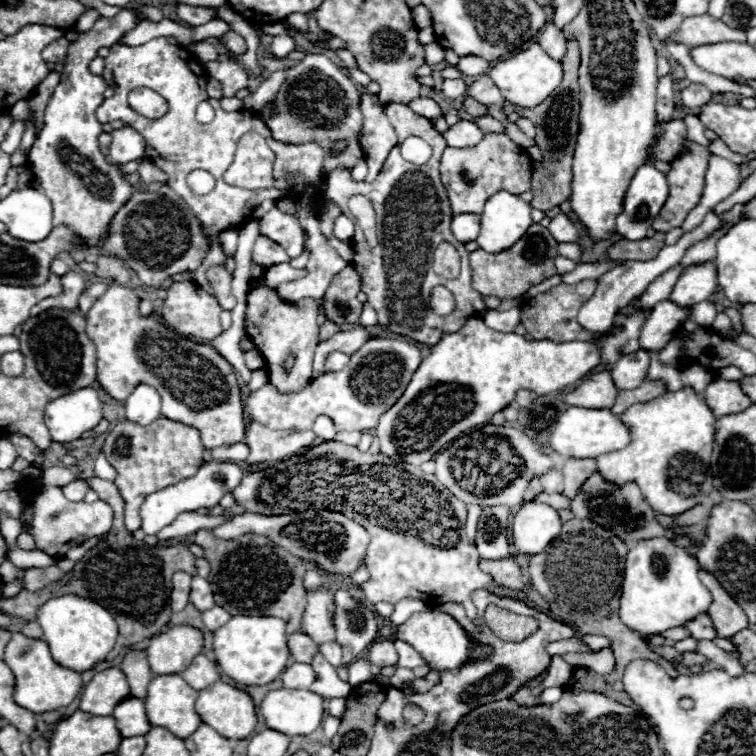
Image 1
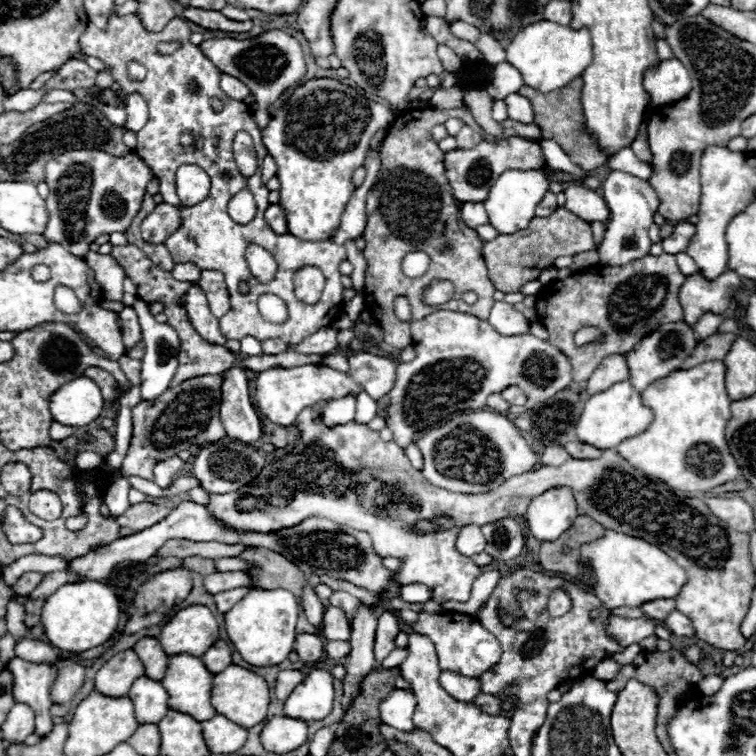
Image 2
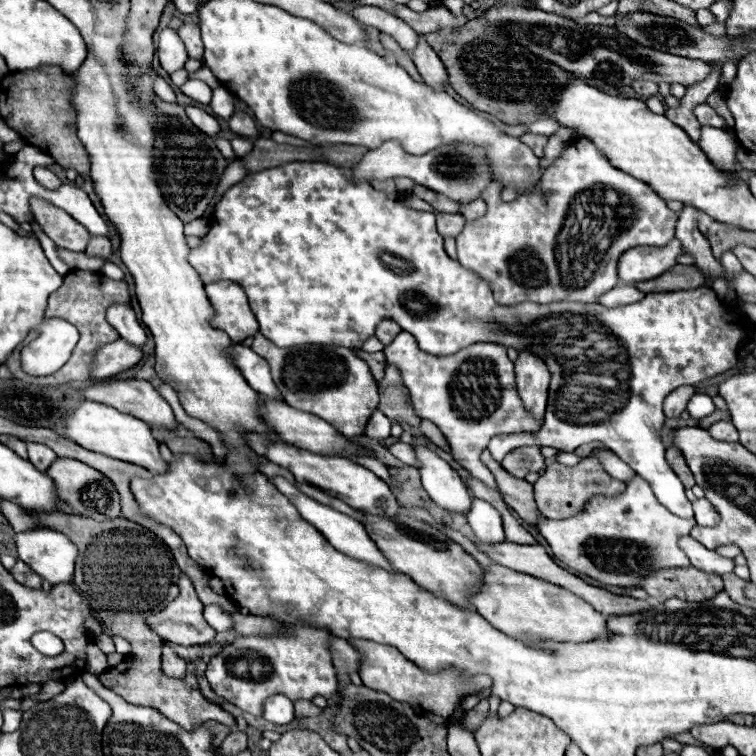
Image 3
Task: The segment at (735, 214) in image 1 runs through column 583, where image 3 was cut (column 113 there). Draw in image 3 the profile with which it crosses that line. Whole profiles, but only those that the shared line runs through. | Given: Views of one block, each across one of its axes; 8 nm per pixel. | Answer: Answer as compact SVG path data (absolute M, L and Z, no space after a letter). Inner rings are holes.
M112 306L110 310L108 310L108 322L118 330L118 334L128 342L128 344L132 344L132 346L136 346L136 348L144 348L146 346L146 340L148 340L148 336L146 336L146 332L144 332L144 328L138 324L138 320L136 320L136 314L134 314L134 310L132 308L128 308L128 306Z

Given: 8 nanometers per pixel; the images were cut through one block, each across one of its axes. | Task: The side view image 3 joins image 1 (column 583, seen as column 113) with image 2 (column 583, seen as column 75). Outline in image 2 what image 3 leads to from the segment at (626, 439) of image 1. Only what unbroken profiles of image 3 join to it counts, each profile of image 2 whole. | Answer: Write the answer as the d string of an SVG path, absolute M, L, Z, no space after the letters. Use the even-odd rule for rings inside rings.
M624 380L624 382L616 382L614 386L610 386L608 390L600 392L600 394L594 394L588 398L588 402L582 410L582 418L578 420L576 434L582 442L606 450L606 448L616 448L626 438L642 434L652 424L652 420L654 420L654 414L648 406L642 404L640 392L628 380Z

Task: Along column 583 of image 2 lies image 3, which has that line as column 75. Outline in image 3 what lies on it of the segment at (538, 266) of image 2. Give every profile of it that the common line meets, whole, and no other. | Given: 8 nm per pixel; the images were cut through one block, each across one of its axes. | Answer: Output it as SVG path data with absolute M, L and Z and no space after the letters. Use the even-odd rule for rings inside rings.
M32 198L30 208L34 214L34 220L42 226L46 236L54 240L56 246L66 248L70 252L84 252L86 250L86 246L90 242L90 234L70 214L52 206L50 202L46 202L42 198Z

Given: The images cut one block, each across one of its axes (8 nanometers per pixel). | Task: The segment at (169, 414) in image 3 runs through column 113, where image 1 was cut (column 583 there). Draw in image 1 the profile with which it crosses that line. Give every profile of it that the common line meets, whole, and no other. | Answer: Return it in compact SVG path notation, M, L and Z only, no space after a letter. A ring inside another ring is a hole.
M604 370L590 376L574 392L570 392L566 396L566 404L582 406L582 408L610 408L616 396L618 396L618 388L614 386L610 372Z

